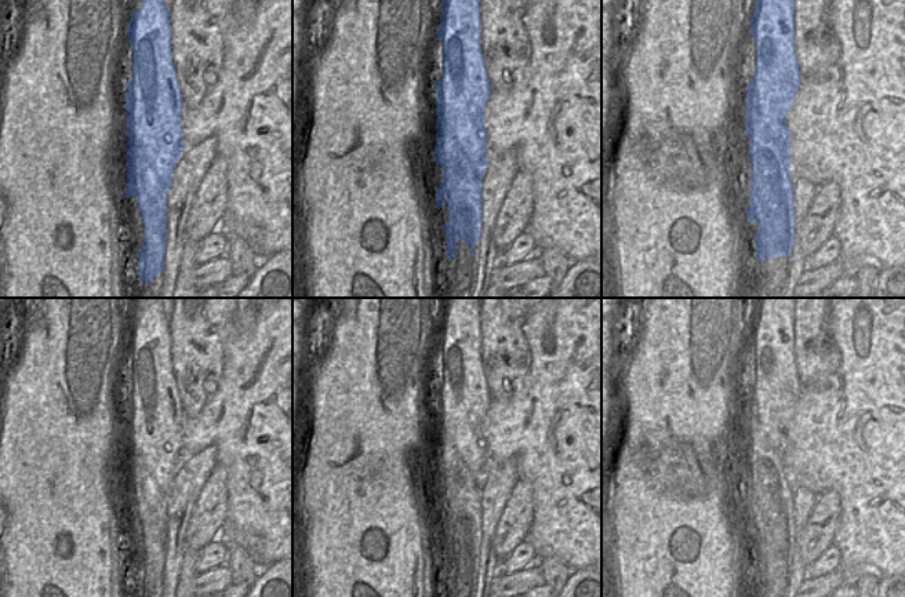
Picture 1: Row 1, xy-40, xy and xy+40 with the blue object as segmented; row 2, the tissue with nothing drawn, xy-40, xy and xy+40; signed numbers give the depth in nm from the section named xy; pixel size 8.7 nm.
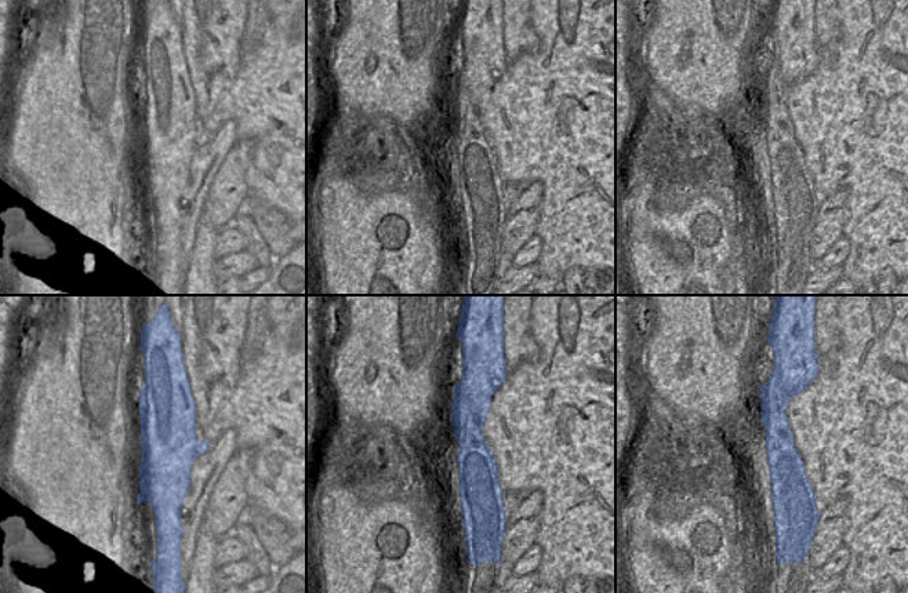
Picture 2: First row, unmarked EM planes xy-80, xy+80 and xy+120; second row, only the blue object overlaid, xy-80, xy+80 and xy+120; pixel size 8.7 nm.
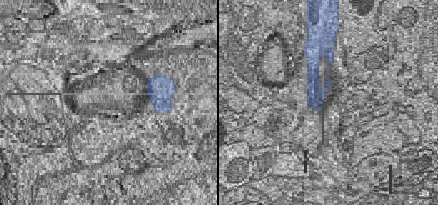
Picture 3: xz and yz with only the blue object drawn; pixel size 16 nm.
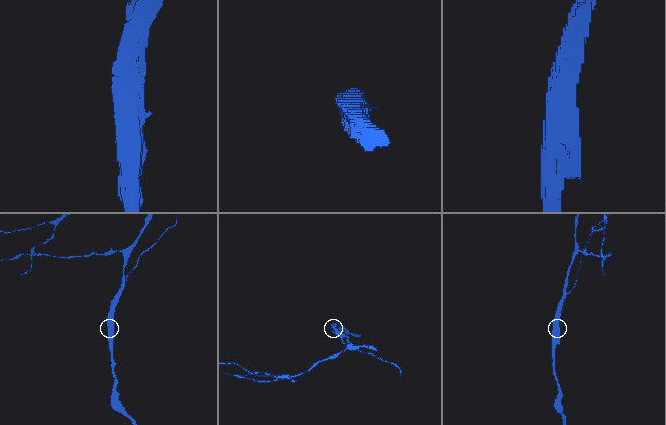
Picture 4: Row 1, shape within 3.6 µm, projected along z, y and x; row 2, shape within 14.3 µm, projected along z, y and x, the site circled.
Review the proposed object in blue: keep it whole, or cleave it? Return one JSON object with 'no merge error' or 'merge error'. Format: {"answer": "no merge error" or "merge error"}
{"answer": "merge error"}

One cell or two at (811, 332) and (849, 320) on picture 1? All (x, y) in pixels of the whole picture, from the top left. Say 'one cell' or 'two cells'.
two cells

